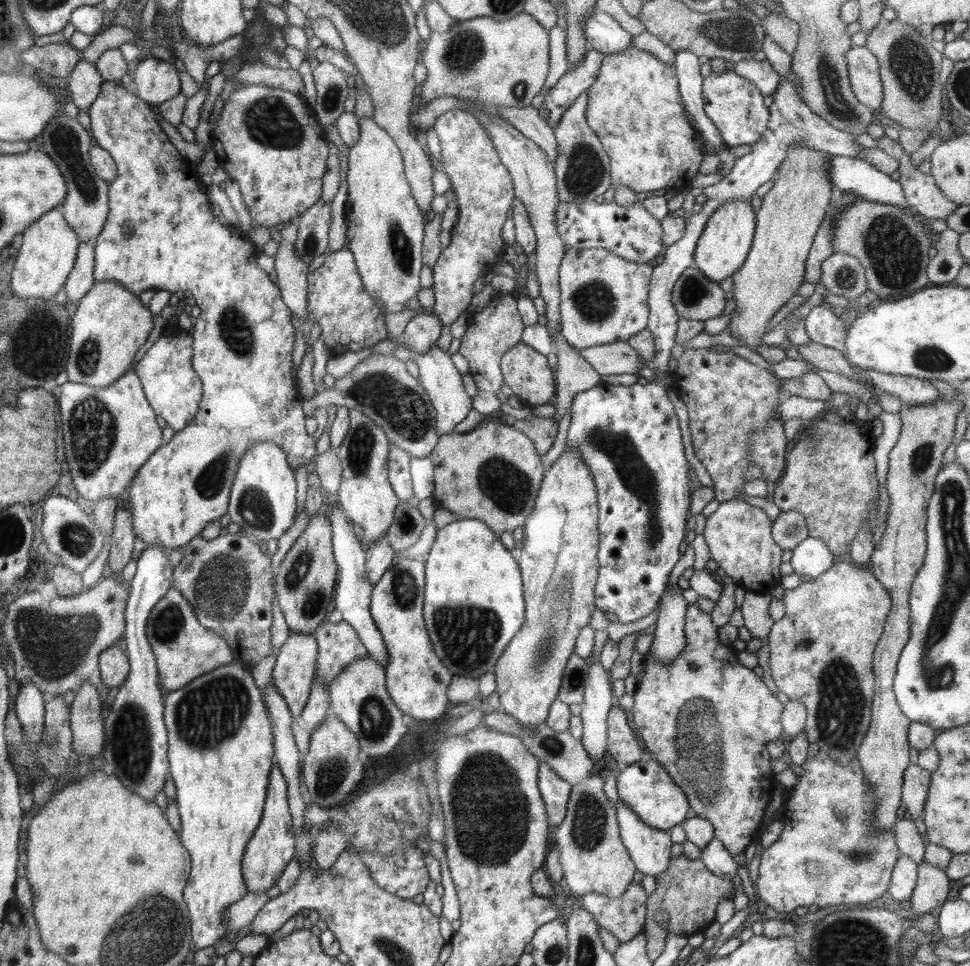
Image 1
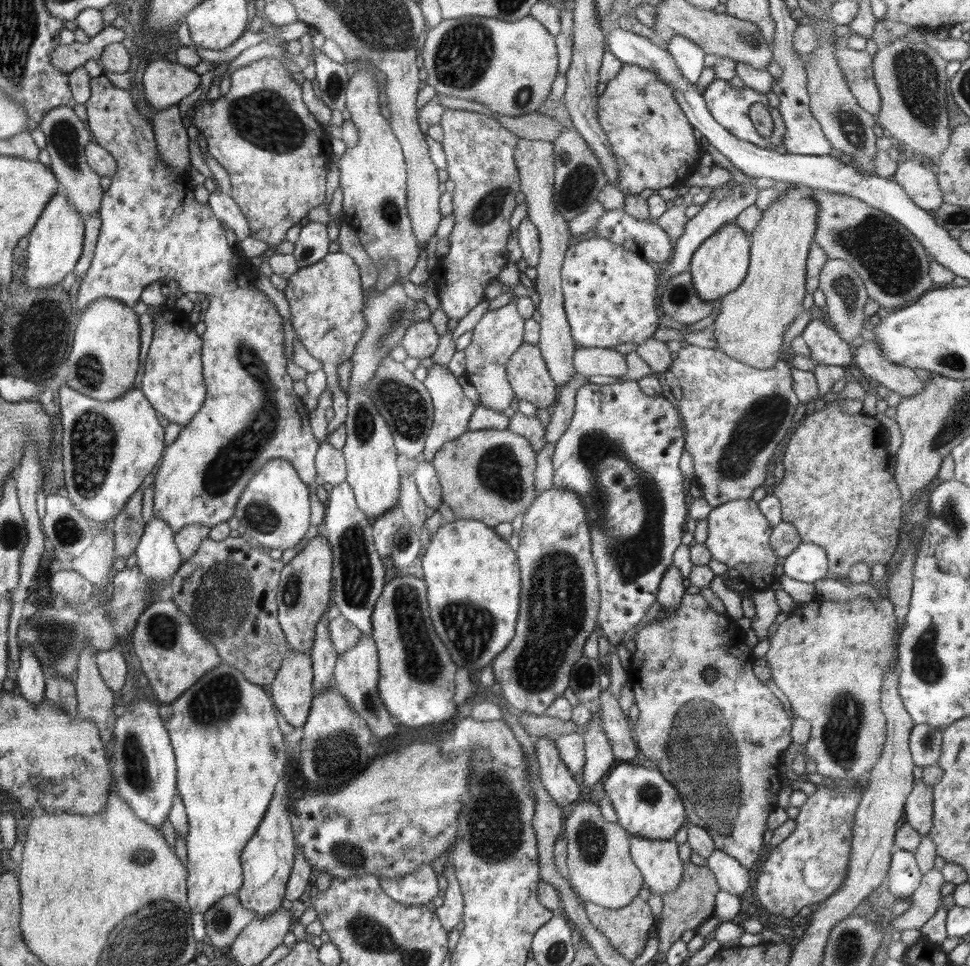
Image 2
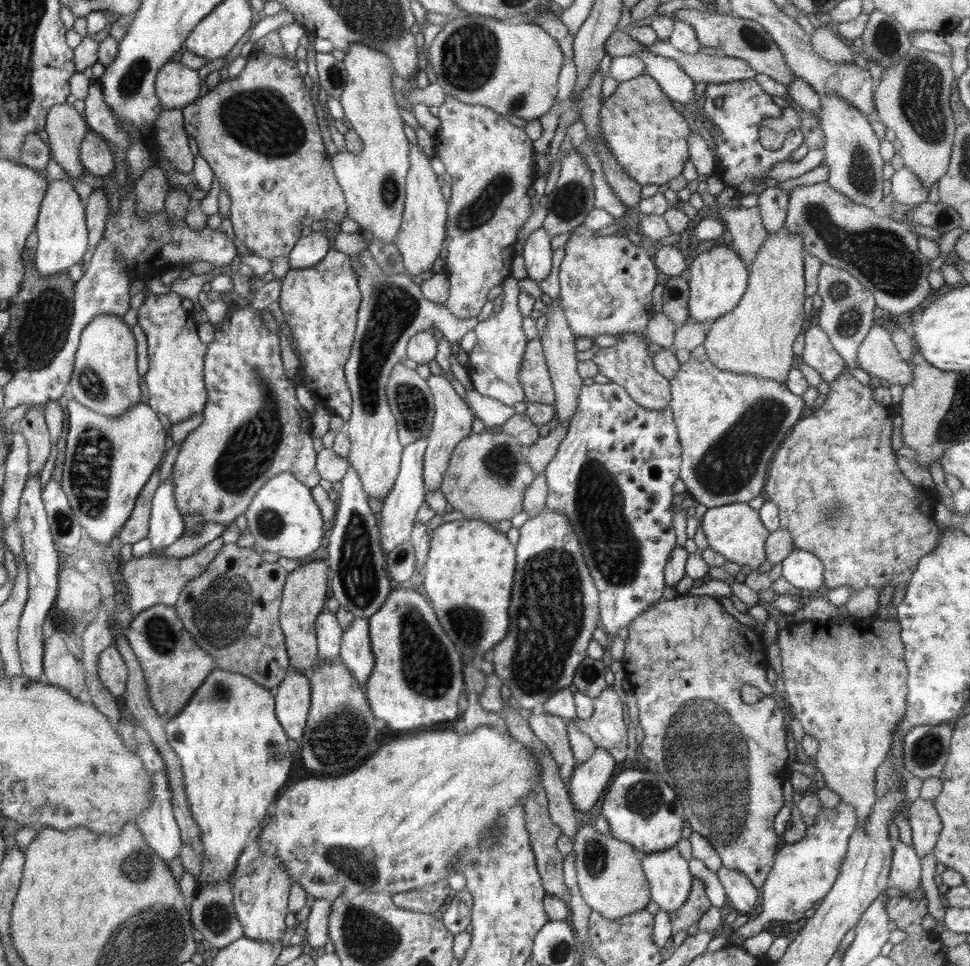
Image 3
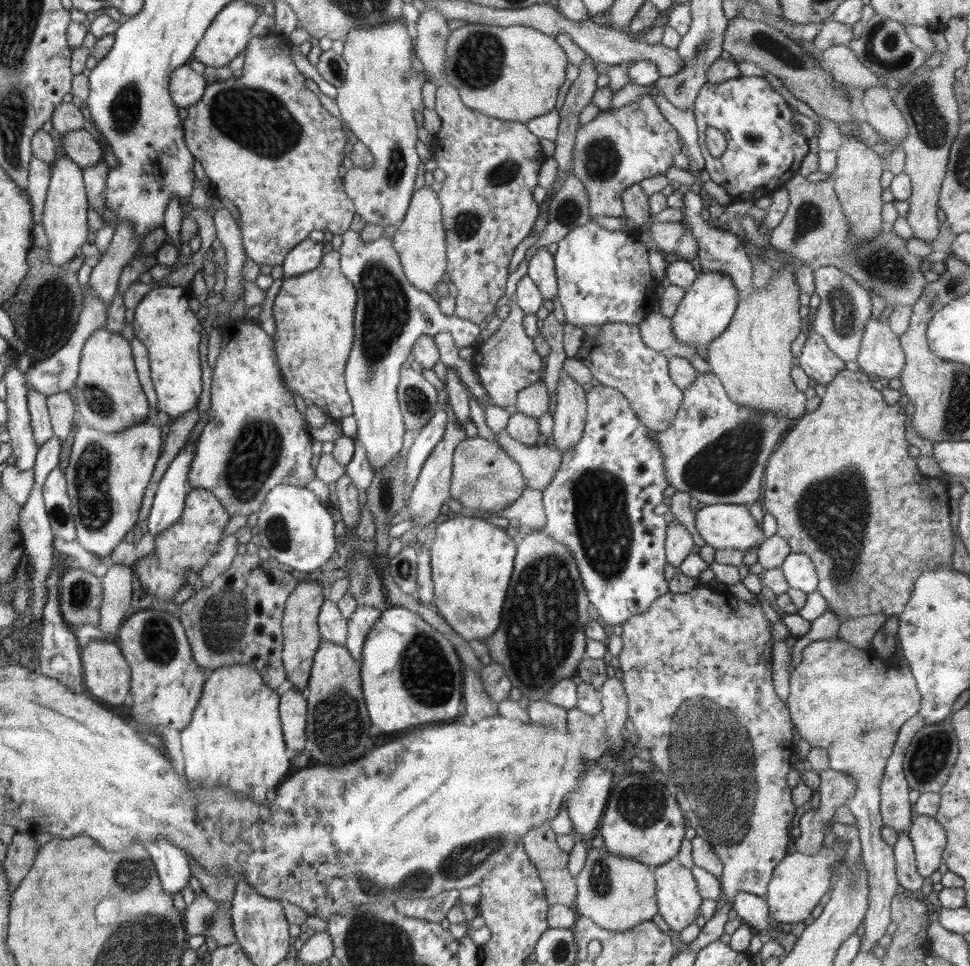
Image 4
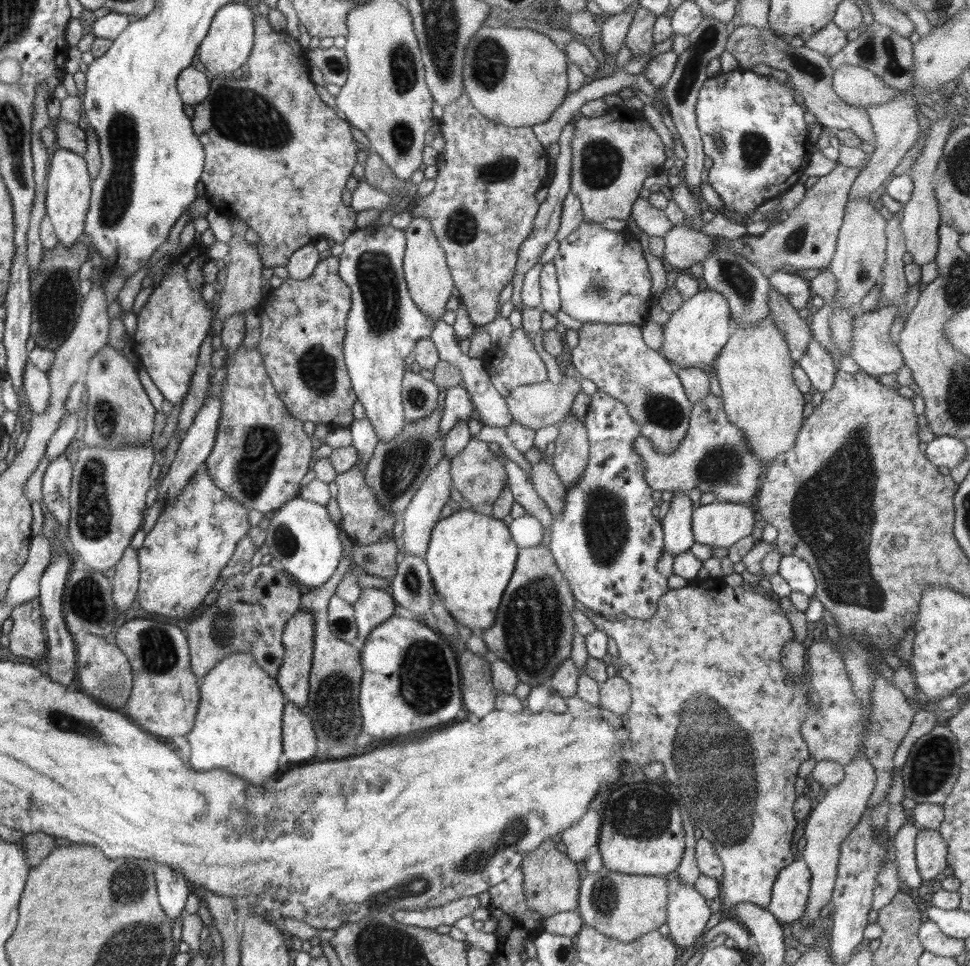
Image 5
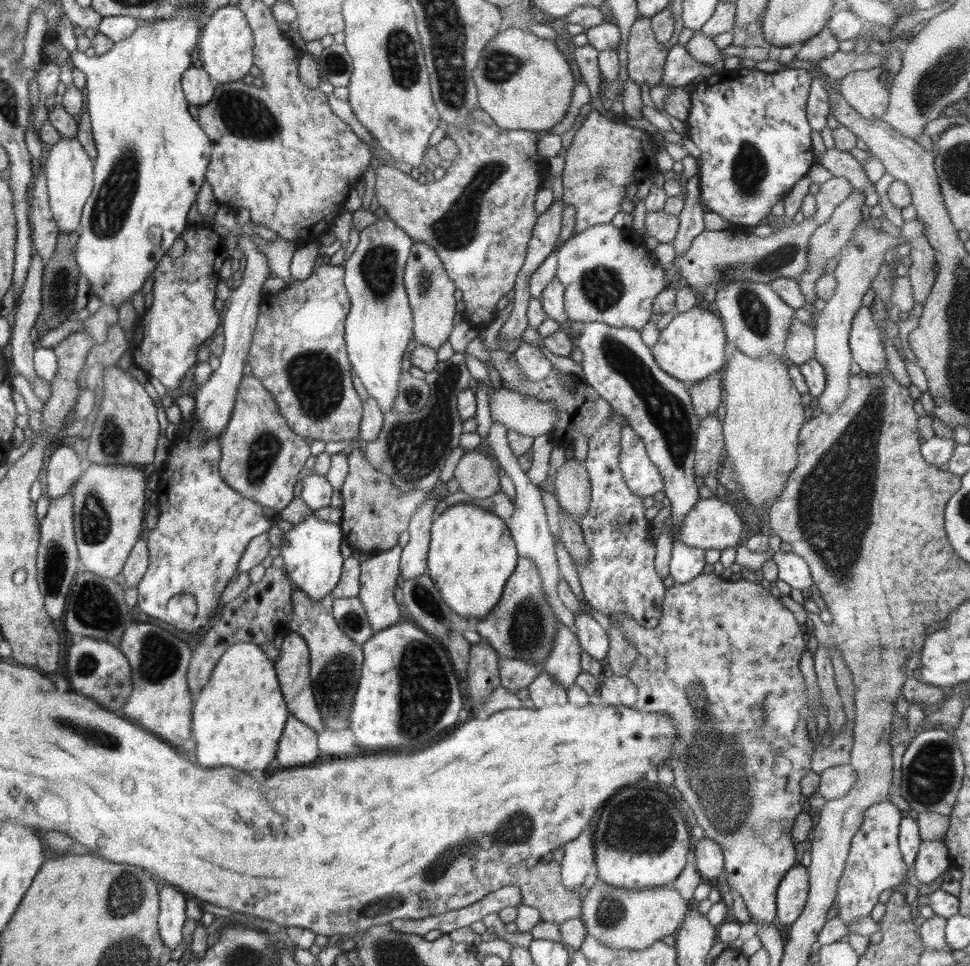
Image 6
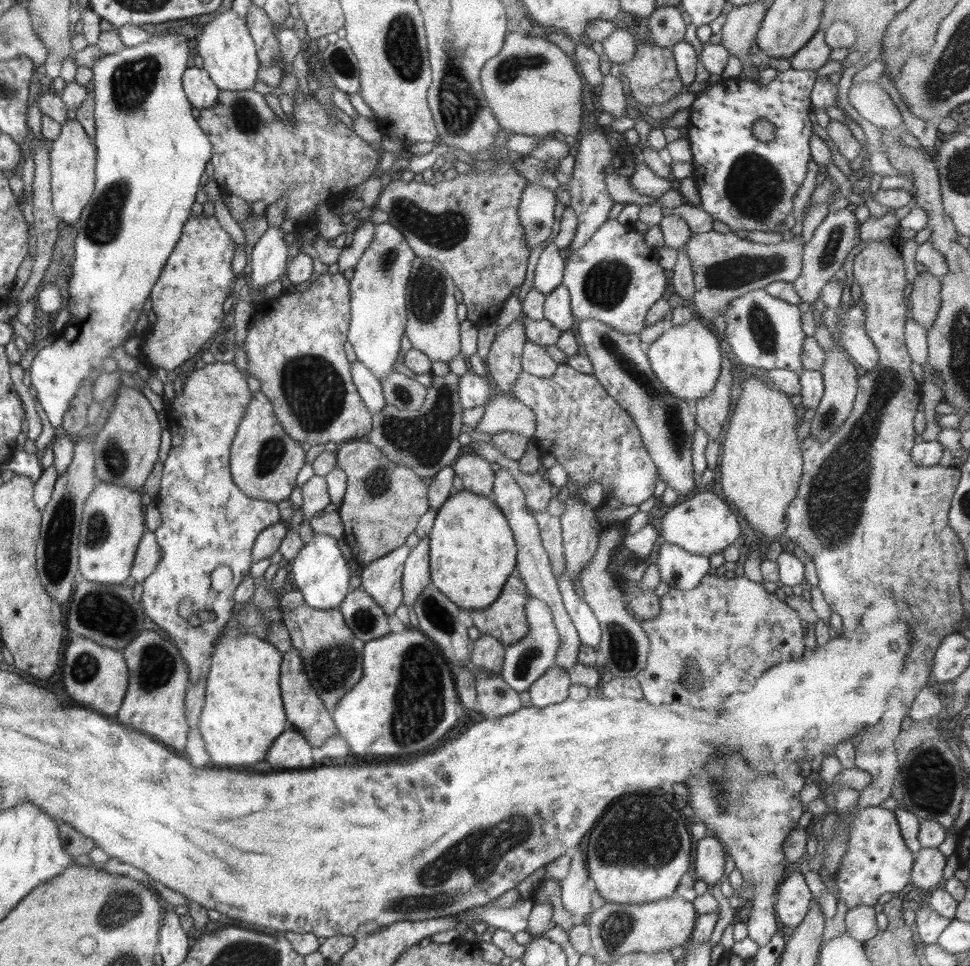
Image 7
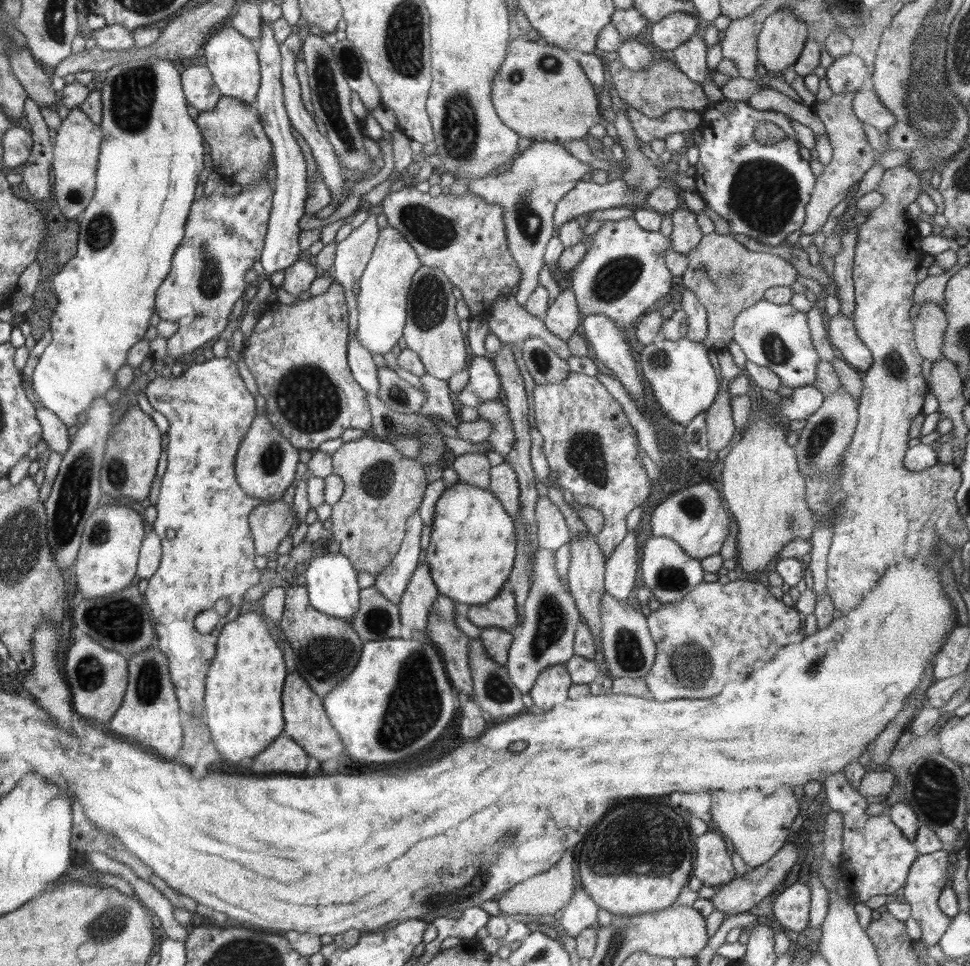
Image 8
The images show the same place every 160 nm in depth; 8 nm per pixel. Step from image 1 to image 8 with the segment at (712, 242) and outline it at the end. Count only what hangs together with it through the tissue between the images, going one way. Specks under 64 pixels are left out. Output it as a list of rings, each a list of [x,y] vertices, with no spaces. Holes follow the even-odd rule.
[[[684,337],[680,340],[656,338],[640,352],[642,376],[652,387],[652,394],[659,402],[662,414],[678,424],[690,424],[695,416],[712,406],[719,392],[718,376],[708,360],[707,350],[703,342],[692,342]]]

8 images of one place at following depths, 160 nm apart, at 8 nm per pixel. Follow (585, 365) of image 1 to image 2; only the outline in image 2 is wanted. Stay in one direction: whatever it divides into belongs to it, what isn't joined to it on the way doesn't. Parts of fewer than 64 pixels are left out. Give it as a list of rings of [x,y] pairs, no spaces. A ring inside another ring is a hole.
[[[577,372],[566,386],[560,388],[558,399],[551,407],[551,420],[546,428],[545,442],[552,444],[566,432],[575,409],[575,394],[578,388],[588,383],[588,376]]]

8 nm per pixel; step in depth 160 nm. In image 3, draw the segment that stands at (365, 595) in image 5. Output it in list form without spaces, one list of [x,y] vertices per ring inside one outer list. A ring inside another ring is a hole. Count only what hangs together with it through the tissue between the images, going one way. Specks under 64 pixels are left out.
[[[355,617],[348,630],[343,632],[340,662],[352,677],[359,682],[360,690],[366,694],[366,681],[374,670],[374,652],[370,643],[367,618]]]

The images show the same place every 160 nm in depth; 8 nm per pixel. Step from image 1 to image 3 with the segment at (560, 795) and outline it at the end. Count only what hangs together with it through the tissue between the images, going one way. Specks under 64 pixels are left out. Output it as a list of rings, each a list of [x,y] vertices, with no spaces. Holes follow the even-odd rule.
[[[533,711],[527,719],[530,730],[548,748],[560,770],[560,777],[568,784],[578,764],[569,743],[567,725],[561,716]]]

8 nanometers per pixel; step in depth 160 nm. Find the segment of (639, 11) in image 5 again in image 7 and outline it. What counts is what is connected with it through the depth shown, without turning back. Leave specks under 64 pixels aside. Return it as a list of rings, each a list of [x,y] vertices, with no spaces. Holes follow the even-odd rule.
[[[637,41],[634,56],[621,65],[613,65],[612,73],[623,73],[628,78],[630,94],[644,107],[657,104],[666,104],[668,100],[676,98],[686,88],[679,78],[677,64],[673,57],[672,49],[662,48],[651,43]]]

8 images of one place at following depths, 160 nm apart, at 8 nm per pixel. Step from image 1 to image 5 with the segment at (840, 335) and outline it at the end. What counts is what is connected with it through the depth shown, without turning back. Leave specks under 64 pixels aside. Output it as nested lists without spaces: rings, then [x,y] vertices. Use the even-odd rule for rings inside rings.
[[[812,339],[798,366],[808,375],[811,386],[825,393],[834,384],[838,365],[833,356],[817,341]]]

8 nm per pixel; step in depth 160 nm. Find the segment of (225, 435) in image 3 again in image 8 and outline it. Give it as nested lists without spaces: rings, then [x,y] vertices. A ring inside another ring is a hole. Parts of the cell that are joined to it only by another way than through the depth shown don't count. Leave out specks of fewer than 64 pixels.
[[[267,411],[256,415],[248,433],[242,439],[237,450],[235,458],[235,477],[240,488],[251,497],[260,498],[268,503],[282,499],[286,489],[296,480],[296,465],[300,462],[298,455],[299,449],[291,445],[291,442],[276,430],[270,420],[268,420]]]

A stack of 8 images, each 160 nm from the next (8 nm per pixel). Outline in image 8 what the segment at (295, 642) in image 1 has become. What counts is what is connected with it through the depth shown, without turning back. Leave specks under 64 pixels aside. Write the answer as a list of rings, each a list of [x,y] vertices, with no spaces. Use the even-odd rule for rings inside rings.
[[[288,735],[277,736],[260,754],[253,758],[252,772],[264,774],[305,775],[309,756]]]

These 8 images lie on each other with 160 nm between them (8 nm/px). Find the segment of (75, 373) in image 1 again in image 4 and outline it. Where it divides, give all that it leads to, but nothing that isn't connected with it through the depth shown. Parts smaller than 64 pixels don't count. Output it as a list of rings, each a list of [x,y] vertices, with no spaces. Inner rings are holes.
[[[105,327],[94,331],[85,342],[79,375],[70,392],[76,404],[79,422],[102,433],[126,431],[147,418],[149,404],[138,381],[130,341],[120,332]]]

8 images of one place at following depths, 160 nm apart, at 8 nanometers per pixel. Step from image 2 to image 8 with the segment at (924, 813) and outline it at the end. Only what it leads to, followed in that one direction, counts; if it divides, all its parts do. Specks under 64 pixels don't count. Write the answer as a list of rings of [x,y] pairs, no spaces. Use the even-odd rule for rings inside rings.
[[[943,849],[930,854],[919,854],[912,863],[907,874],[905,885],[900,892],[900,898],[912,907],[912,918],[921,926],[921,940],[924,944],[934,946],[946,932],[952,917],[939,910],[938,899],[942,889],[948,886],[951,879],[951,867],[948,862],[950,852]]]

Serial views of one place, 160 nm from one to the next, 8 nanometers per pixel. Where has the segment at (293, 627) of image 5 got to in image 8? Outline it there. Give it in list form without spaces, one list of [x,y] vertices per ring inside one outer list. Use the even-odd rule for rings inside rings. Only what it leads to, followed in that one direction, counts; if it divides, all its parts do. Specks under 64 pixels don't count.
[[[295,670],[285,678],[281,700],[285,720],[282,734],[288,735],[296,744],[299,744],[309,758],[316,758],[325,764],[345,751],[339,734],[326,714],[323,699],[310,689],[298,671]]]

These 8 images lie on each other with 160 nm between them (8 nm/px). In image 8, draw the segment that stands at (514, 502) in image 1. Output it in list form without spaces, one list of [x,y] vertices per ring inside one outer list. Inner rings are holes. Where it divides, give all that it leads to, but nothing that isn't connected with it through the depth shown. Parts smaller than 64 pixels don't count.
[[[469,452],[453,457],[452,465],[462,483],[468,483],[481,489],[488,489],[490,484],[490,461],[486,454]]]

